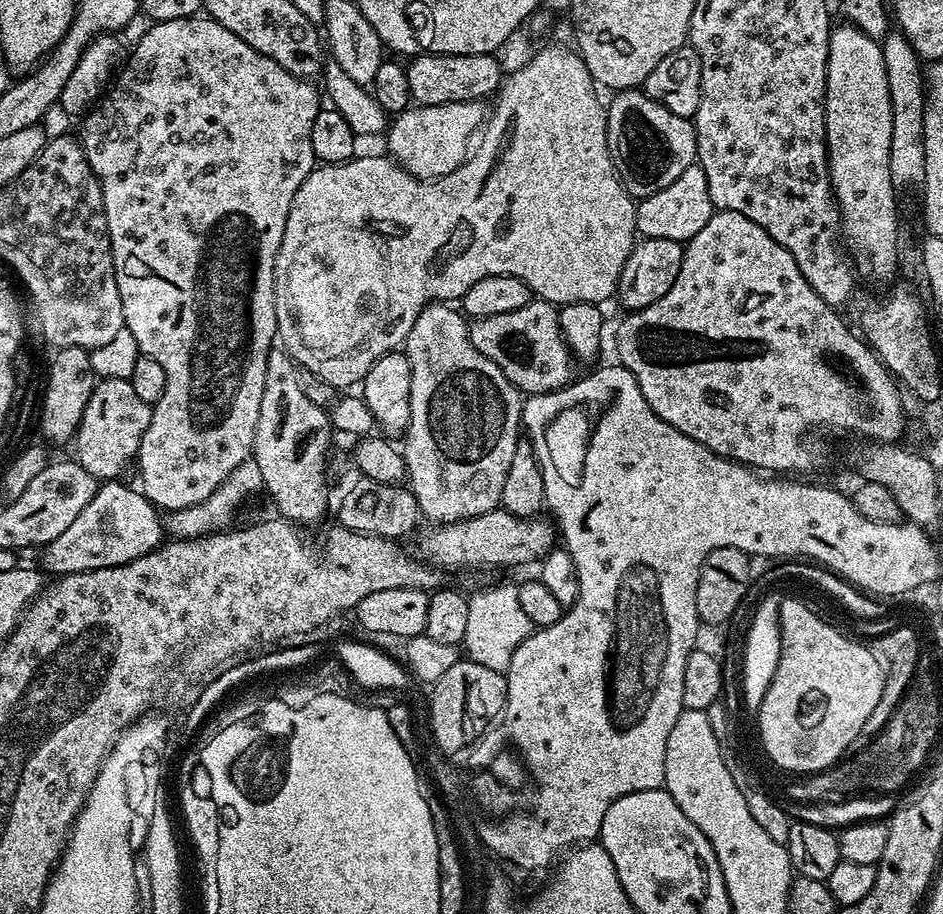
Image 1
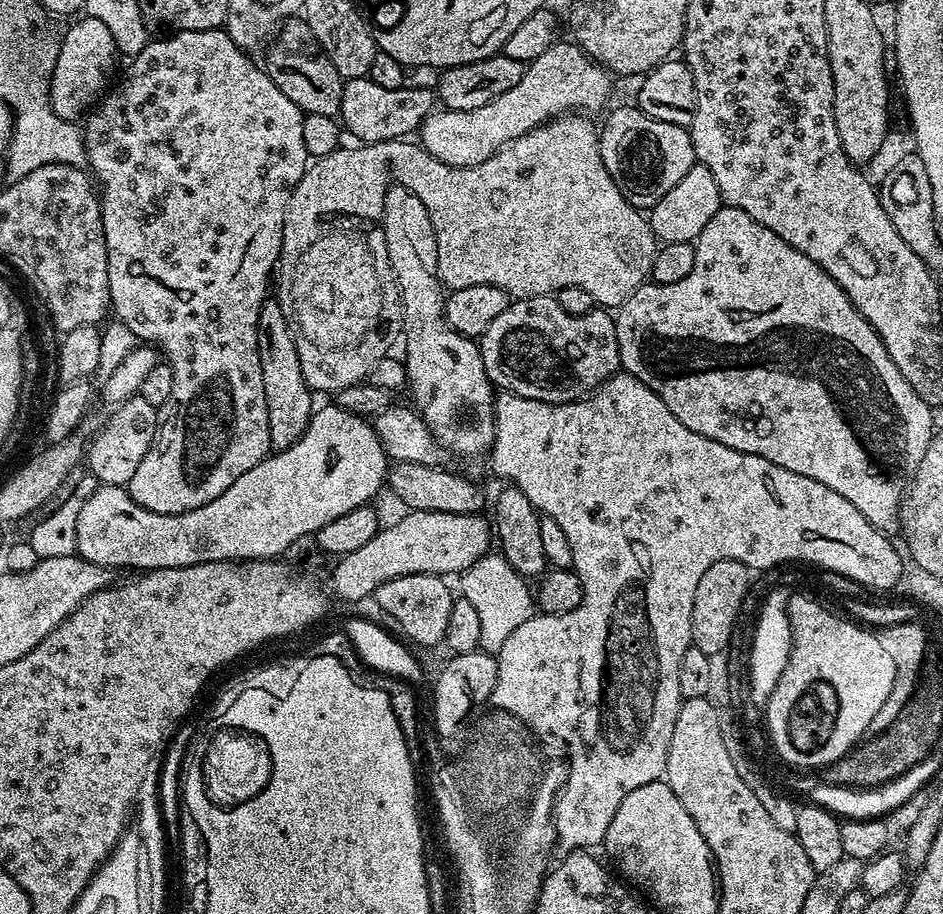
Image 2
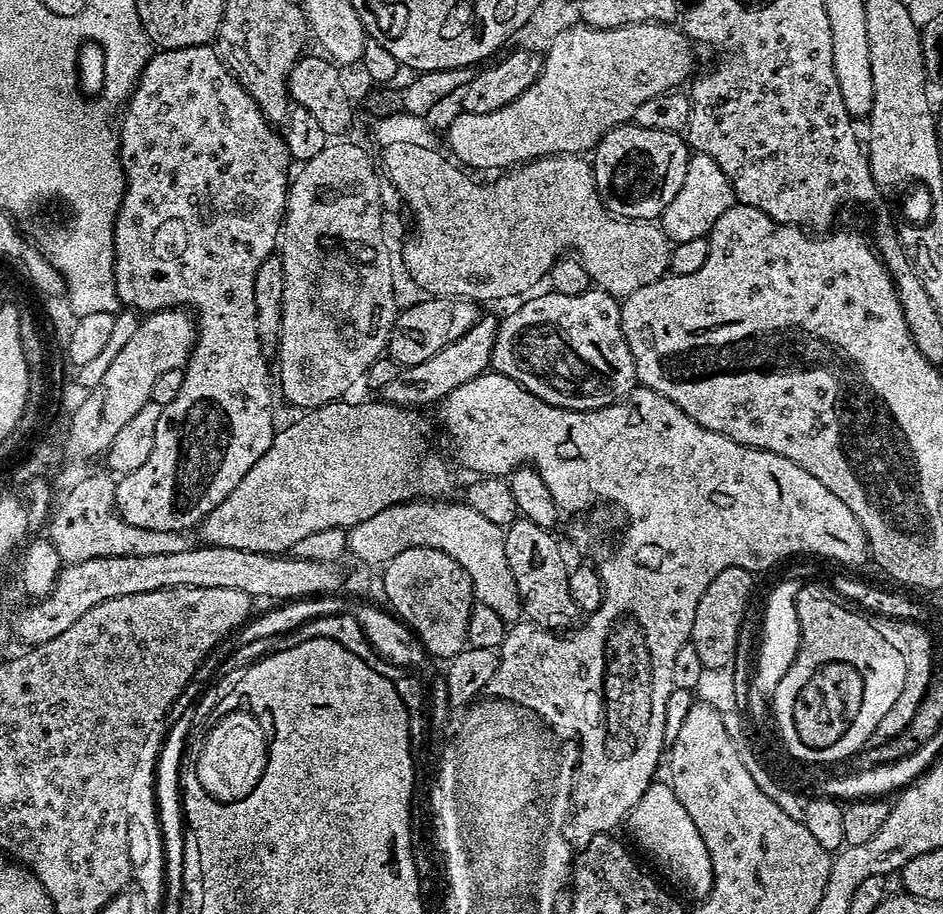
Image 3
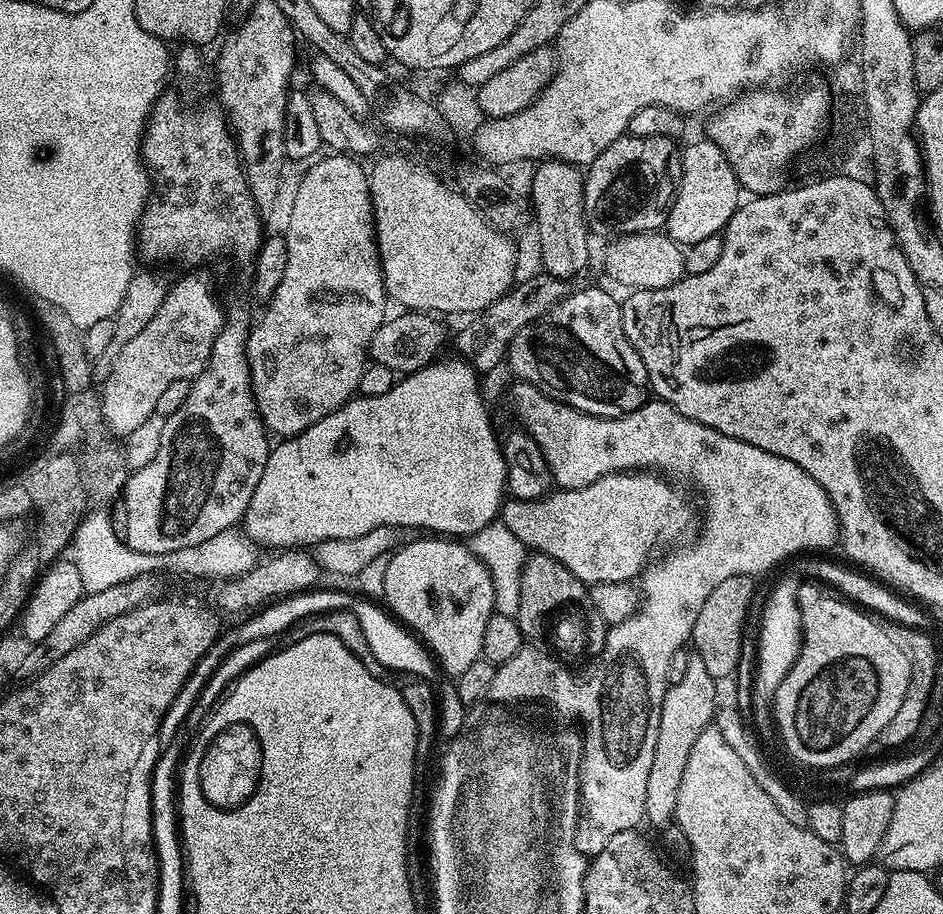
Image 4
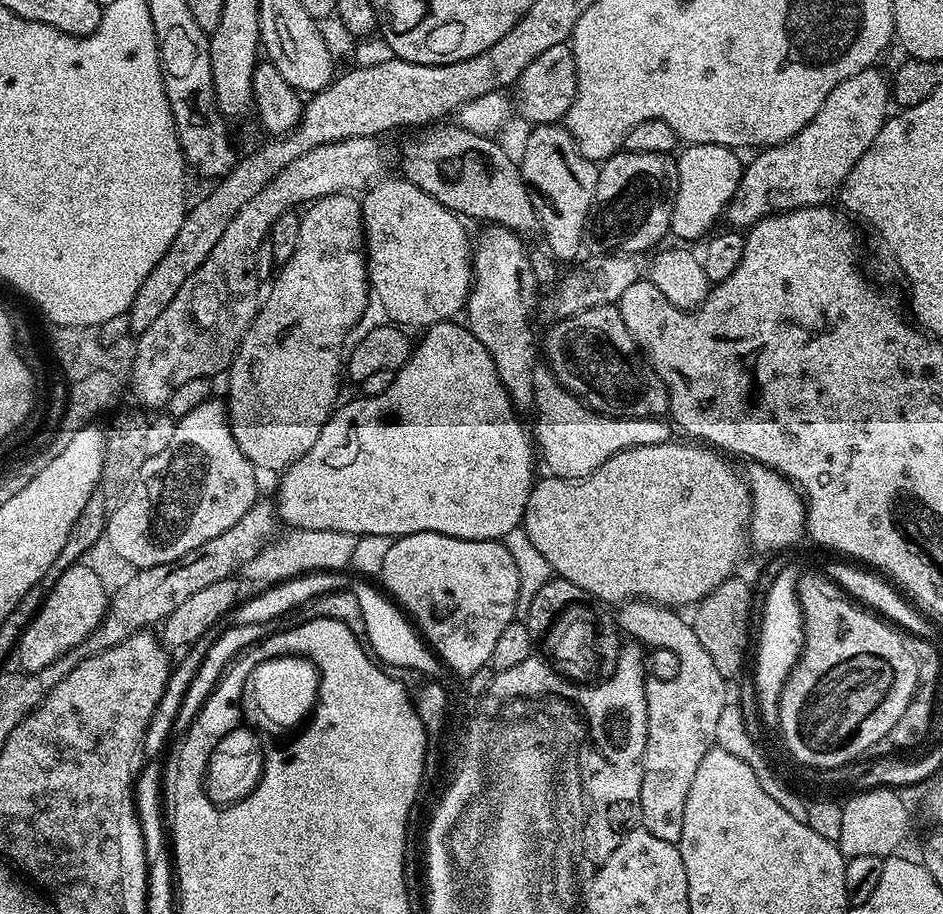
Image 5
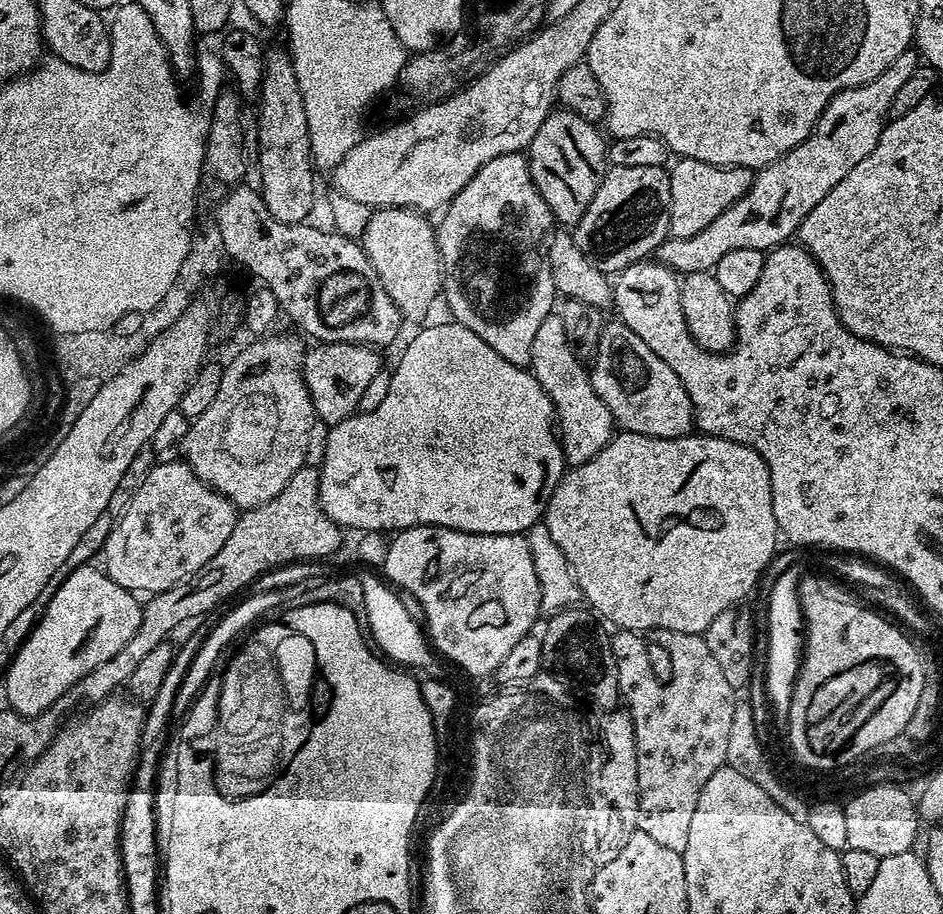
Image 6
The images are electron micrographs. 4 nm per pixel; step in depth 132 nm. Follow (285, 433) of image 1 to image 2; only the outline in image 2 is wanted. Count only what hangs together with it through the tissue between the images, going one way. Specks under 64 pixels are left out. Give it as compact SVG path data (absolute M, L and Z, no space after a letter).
M269 298L258 314L258 362L262 362L262 390L266 390L266 418L273 449L289 448L302 438L312 421L314 393L302 378L298 350L288 329L286 314L282 314L280 301Z

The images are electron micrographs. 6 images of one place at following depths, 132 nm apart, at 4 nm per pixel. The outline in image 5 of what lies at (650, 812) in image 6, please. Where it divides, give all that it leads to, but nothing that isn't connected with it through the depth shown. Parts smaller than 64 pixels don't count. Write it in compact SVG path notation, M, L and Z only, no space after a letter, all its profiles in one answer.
M688 640L680 644L680 680L670 678L664 688L656 688L652 712L648 715L648 737L644 751L644 773L640 791L639 823L654 838L679 845L682 838L682 814L686 810L686 794L698 771L698 762L716 743L718 717L722 706L730 702L729 685L714 666L710 654L692 648Z

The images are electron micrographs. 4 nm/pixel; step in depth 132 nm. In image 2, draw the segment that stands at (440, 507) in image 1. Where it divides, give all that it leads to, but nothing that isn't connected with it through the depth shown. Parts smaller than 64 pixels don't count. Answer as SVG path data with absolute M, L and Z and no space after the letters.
M394 184L386 190L385 204L387 213L384 215L384 223L388 225L389 252L396 266L392 278L400 288L400 306L404 309L402 344L404 340L405 354L402 359L408 370L407 387L412 388L411 403L441 449L449 448L456 456L480 456L483 452L485 455L491 449L492 439L496 437L494 385L484 369L479 343L473 337L458 334L446 326L443 317L446 296L442 285L433 279L433 271L428 265L428 257L433 252L433 230L429 227L428 211L417 195L410 194L409 190L404 192L404 188L400 189Z

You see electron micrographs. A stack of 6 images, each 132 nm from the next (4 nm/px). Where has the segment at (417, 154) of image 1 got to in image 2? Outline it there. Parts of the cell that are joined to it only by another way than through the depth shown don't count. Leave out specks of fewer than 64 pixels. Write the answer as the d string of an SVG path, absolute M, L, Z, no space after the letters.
M555 42L552 44L537 60L533 60L525 67L522 82L518 82L518 86L506 90L506 94L498 94L498 98L494 98L494 102L486 102L486 106L478 106L478 110L473 112L431 111L418 129L419 143L434 159L440 161L441 164L448 165L449 168L473 168L486 162L486 158L493 156L502 146L514 142L514 138L534 130L540 124L547 124L548 121L568 113L593 114L592 112L598 111L607 102L608 95L612 92L613 77L601 64L591 60L575 42L567 43Z

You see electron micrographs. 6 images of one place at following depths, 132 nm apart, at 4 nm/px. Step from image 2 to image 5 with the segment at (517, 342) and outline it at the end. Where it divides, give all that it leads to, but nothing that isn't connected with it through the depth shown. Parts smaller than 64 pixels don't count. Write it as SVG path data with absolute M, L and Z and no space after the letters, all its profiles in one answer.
M603 304L597 308L587 308L585 312L575 312L573 316L557 319L557 324L542 336L542 356L547 367L552 369L557 382L573 392L583 404L600 413L602 416L625 416L626 418L646 418L647 416L663 417L668 412L668 391L644 359L643 352L636 347L636 340L626 330L622 322L619 307Z

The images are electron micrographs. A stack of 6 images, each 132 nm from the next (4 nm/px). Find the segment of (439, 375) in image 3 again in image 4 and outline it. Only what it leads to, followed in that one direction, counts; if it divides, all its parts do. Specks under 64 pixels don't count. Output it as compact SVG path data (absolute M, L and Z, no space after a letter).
M537 274L521 279L508 289L503 296L475 318L469 319L468 325L456 336L456 348L461 357L467 360L477 373L492 372L505 363L508 355L508 344L527 324L532 324L539 316L548 313L559 300L569 295L567 283L547 274Z

